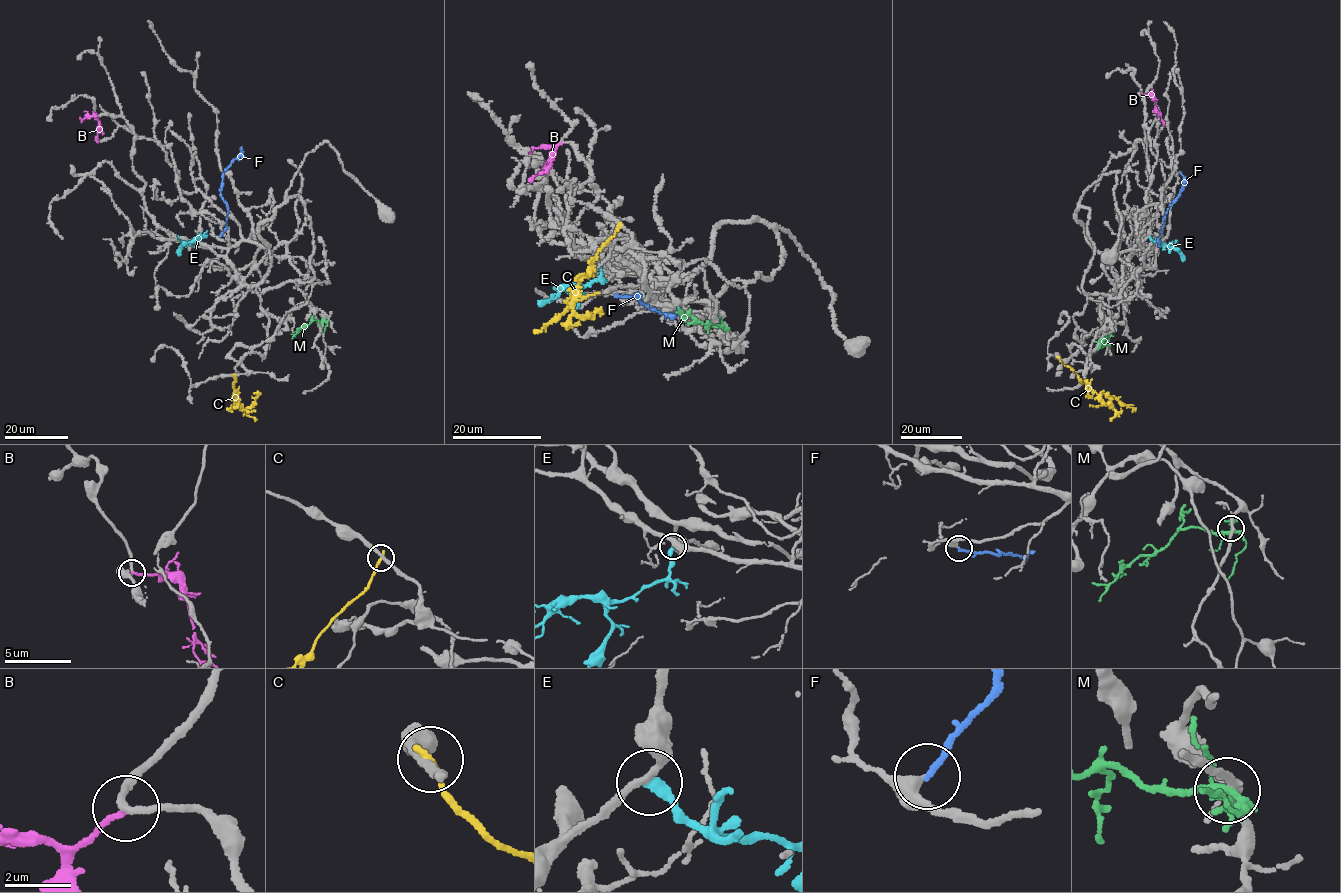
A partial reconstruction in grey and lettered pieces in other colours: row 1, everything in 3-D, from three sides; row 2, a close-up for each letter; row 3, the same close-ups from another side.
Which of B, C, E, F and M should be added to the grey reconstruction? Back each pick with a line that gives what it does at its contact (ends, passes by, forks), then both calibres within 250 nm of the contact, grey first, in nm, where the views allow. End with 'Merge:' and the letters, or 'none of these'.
F: it ends; calibres 260 and 180 nm
Merge: F

